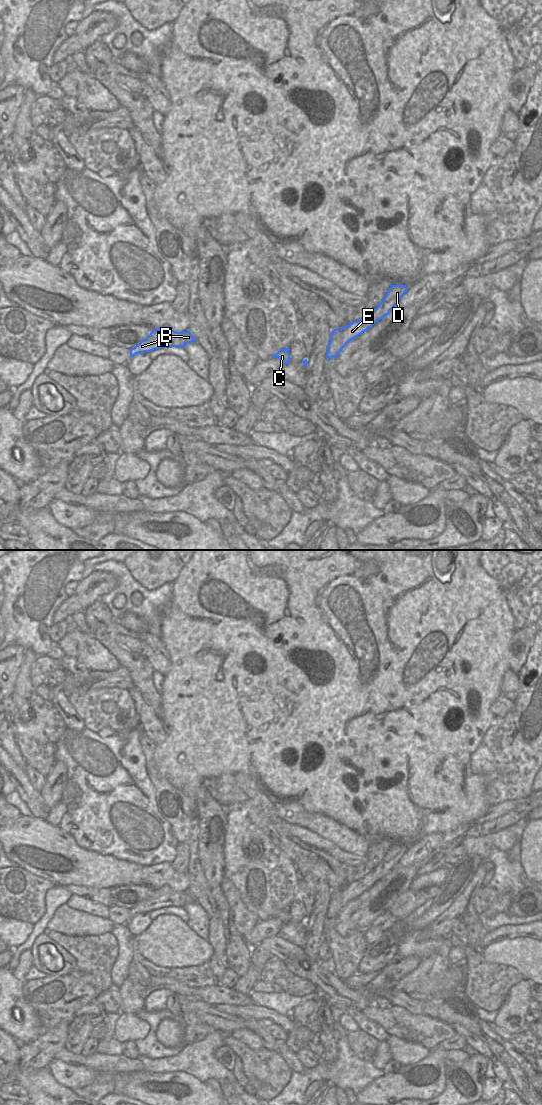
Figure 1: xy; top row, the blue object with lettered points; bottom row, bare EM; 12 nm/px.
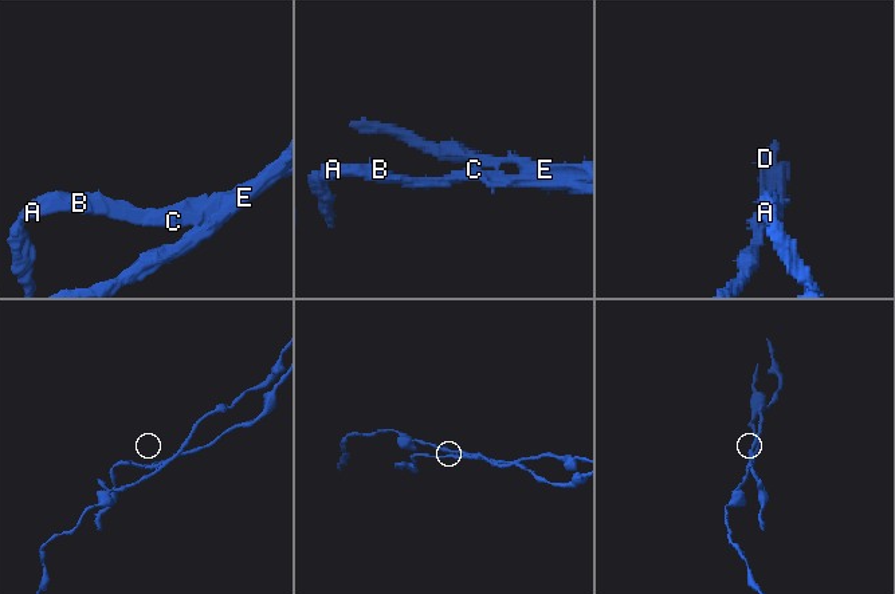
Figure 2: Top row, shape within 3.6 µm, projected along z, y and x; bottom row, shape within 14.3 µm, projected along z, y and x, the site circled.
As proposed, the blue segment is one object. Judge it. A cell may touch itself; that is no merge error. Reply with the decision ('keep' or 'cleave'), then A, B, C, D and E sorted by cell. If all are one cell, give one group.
cleave | A B C / D E

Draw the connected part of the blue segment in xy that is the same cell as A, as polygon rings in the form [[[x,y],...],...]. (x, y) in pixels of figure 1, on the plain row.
[[[164,886],[154,889],[149,896],[130,909],[130,917],[166,907],[184,908],[186,904],[194,901],[196,901],[195,897],[188,890],[176,892],[168,886]]]

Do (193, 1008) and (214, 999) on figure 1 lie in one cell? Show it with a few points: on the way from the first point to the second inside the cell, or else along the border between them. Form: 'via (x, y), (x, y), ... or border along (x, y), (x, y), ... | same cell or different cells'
border along (194, 997), (214, 1006) | different cells

